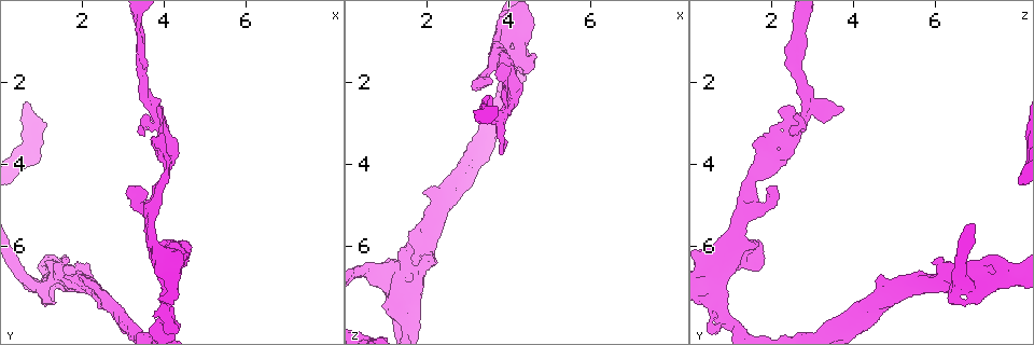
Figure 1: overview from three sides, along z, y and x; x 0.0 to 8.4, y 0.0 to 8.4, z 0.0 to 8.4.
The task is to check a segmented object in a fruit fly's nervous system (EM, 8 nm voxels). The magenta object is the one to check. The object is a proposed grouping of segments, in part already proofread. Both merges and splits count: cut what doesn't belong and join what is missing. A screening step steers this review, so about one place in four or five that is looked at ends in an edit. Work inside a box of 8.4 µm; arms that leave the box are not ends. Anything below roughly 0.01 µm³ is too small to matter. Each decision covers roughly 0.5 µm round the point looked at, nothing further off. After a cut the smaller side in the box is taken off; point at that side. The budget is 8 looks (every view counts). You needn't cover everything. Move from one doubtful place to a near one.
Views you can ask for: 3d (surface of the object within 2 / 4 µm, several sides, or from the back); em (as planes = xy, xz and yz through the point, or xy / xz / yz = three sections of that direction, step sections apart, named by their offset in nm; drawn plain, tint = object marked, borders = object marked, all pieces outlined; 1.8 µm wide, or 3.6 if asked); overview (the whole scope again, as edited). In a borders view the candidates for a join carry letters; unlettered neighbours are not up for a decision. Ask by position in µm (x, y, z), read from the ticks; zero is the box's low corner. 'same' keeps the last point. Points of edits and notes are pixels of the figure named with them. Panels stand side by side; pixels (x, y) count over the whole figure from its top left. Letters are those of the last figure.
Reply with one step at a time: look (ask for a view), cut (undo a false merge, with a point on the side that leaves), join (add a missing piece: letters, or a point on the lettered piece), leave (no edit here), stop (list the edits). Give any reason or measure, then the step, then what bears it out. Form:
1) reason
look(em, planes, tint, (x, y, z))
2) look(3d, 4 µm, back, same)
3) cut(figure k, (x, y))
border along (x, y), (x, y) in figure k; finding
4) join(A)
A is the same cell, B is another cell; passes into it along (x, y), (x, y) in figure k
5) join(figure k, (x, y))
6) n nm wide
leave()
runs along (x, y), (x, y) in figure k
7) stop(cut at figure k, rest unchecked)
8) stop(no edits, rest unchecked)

calibre changes
look(3d, 2 µm, (1.40, 6.80, 6.90))

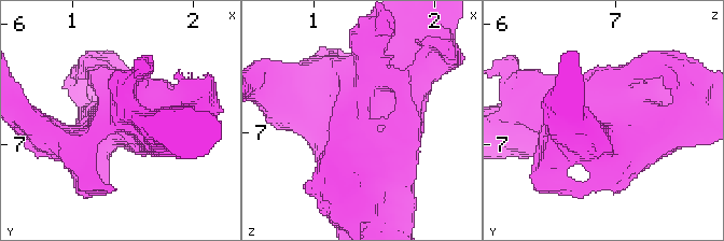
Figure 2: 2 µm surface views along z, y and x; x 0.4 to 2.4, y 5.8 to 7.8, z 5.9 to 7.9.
look(em, xz, step 4, tint, (1.48, 6.84, 6.94))

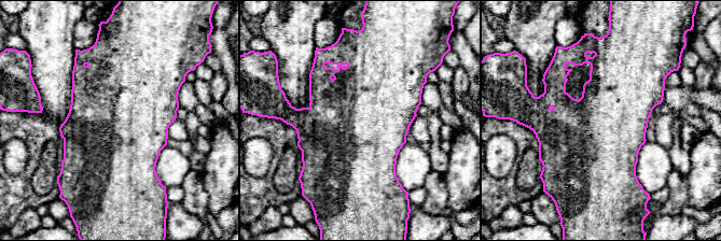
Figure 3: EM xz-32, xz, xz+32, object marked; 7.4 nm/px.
look(em, planes, borders, same)

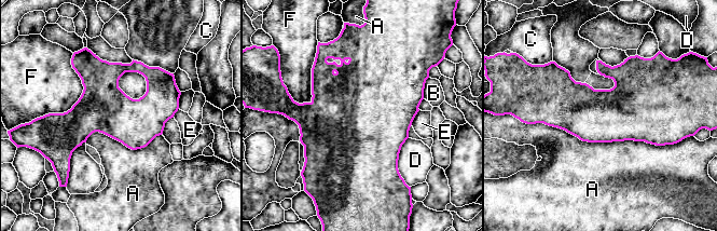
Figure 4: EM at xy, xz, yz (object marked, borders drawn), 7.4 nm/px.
380 nm wide
leave()
A, B, C, D, E and F are other cells; border along (529, 123), (588, 141), (673, 145) in figure 4; one cell here

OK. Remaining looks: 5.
arms run side by side
look(em, 3.6 µm, planes, tint, (3.95, 6.25, 0.85))

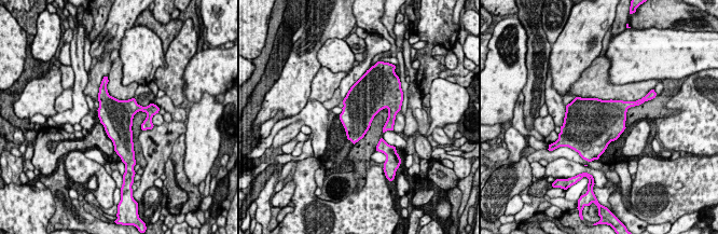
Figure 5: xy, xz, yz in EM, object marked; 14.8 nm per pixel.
look(em, 3.6 µm, planes, borders, same)

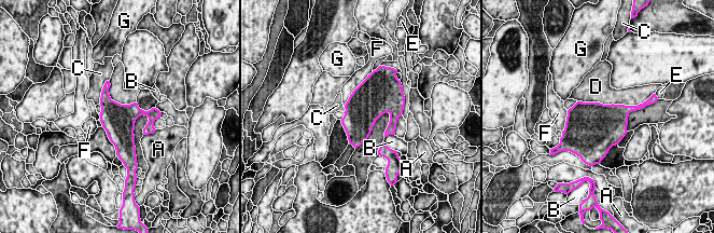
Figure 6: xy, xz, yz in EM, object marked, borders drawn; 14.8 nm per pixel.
480 nm wide; D touches over 900 nm
leave()
A, B, C, D, E, F and G are other cells; one cell here

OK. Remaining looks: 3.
arms part here
look(3d, 2 µm, (3.80, 2.80, 2.80))

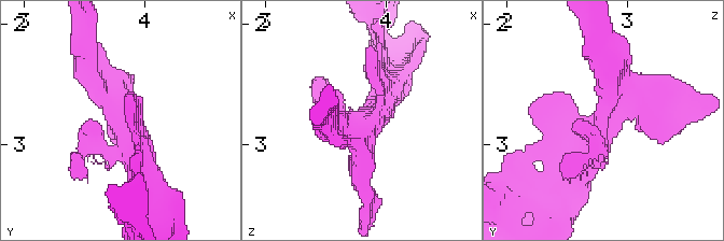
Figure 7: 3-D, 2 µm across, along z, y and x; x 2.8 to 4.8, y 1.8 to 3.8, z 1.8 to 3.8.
shape alone is not enough
look(em, planes, borders, (3.84, 2.74, 2.80))

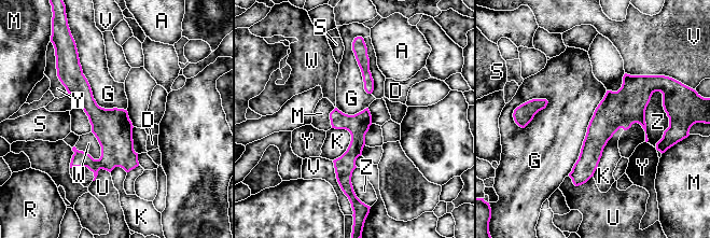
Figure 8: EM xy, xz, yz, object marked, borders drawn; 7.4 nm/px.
G touches over 700 nm
leave()
A, D, G, K, M, R, S, U, V, W, Y and Z are other cells; runs along (644, 78), (601, 127), (576, 181) in figure 8; continuous, no second cell

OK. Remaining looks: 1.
stop(no edits, rest unchecked)

